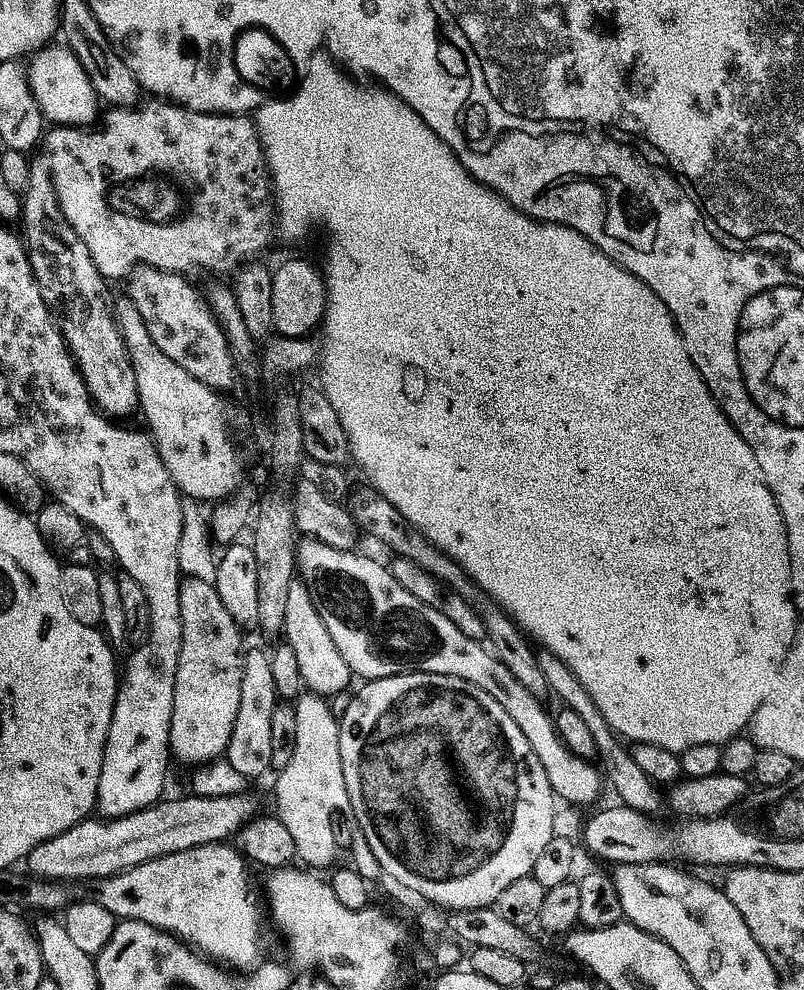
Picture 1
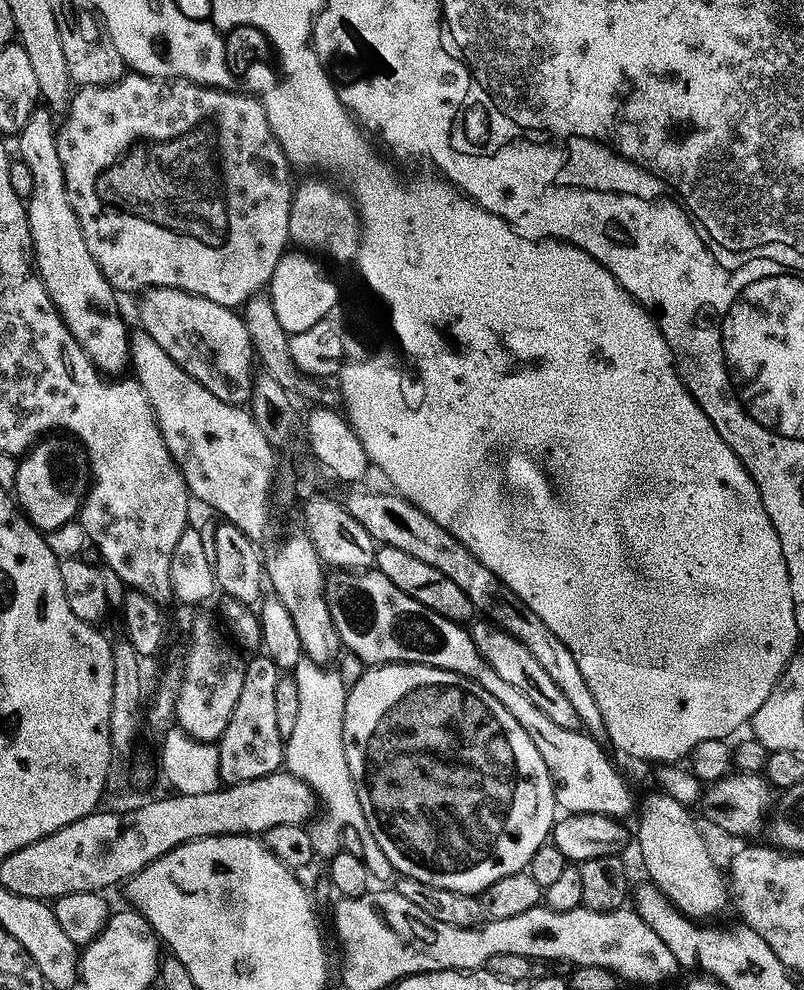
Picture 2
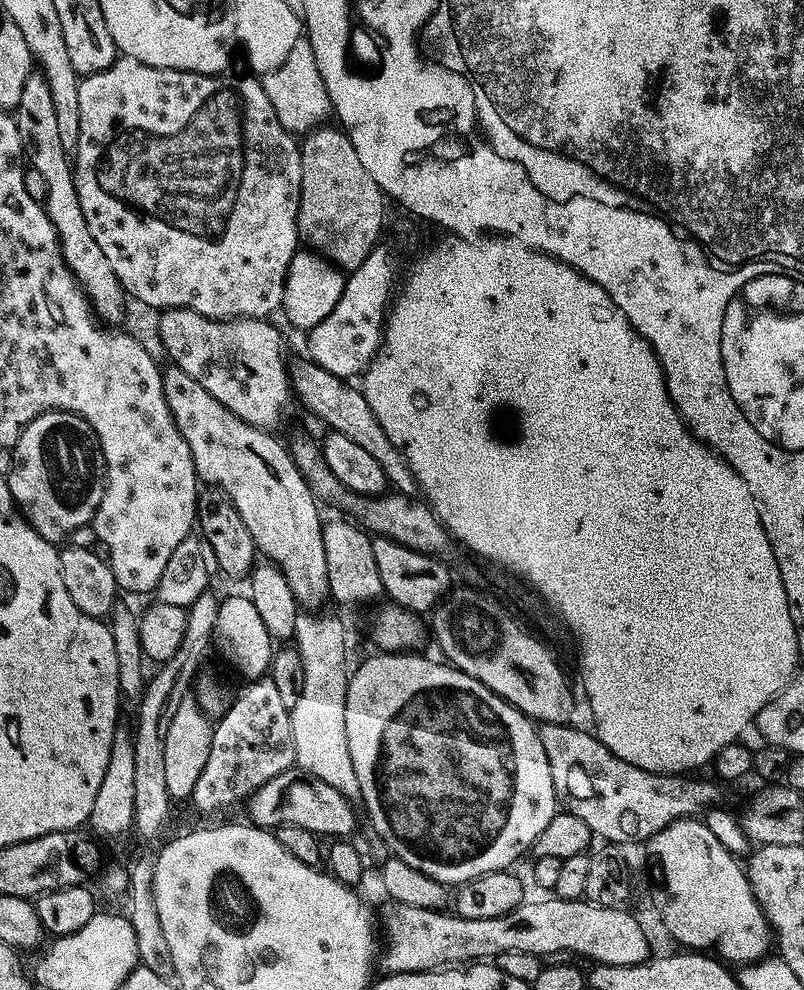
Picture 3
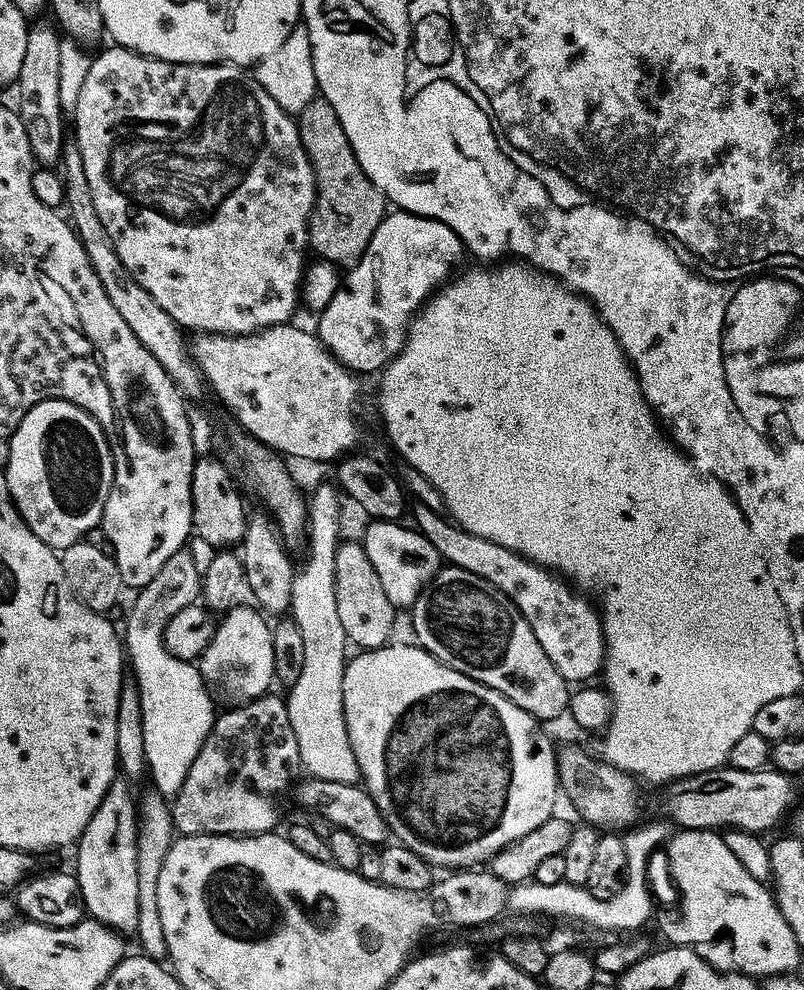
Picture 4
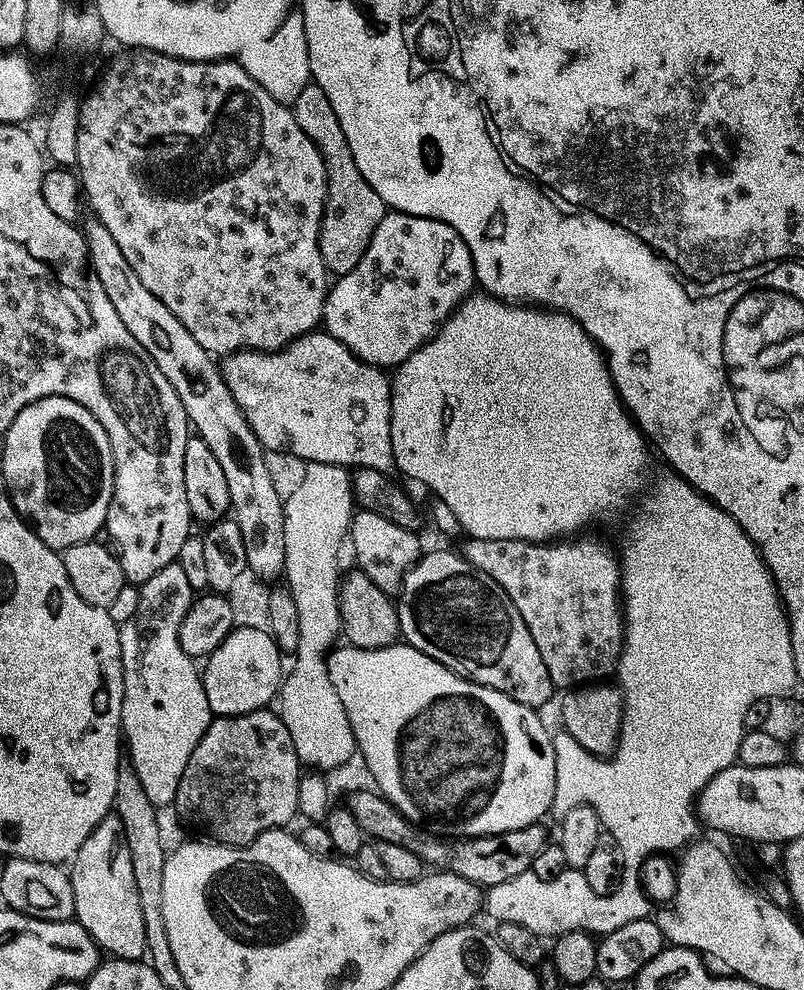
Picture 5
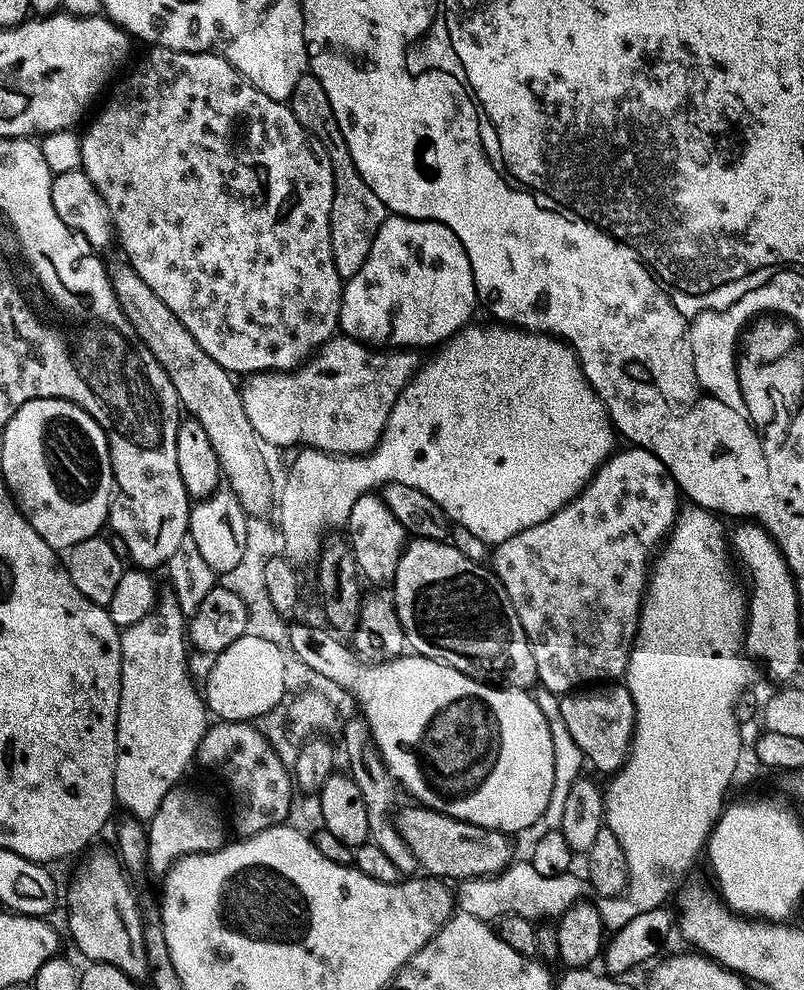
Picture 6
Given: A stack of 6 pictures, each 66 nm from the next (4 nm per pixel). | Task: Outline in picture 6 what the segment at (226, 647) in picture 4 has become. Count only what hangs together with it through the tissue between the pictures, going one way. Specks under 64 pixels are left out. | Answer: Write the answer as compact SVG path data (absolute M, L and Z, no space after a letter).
M244 636L234 646L215 657L208 676L206 707L220 722L242 724L268 716L284 700L288 692L288 660L286 652L265 639Z

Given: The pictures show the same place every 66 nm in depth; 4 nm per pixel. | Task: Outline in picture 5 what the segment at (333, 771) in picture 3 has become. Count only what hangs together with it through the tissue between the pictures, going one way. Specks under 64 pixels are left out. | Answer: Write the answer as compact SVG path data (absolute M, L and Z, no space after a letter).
M308 464L307 467L305 481L292 492L284 507L286 532L284 580L298 607L300 646L294 655L295 661L298 661L294 666L294 672L292 674L291 671L281 687L280 715L290 730L301 763L307 767L310 765L322 770L334 770L346 765L358 752L356 735L350 726L346 708L334 688L333 679L330 678L327 662L332 649L337 645L338 636L340 638L343 631L339 597L342 583L340 556L343 548L346 548L355 519L355 483L353 475L342 467L329 464Z

